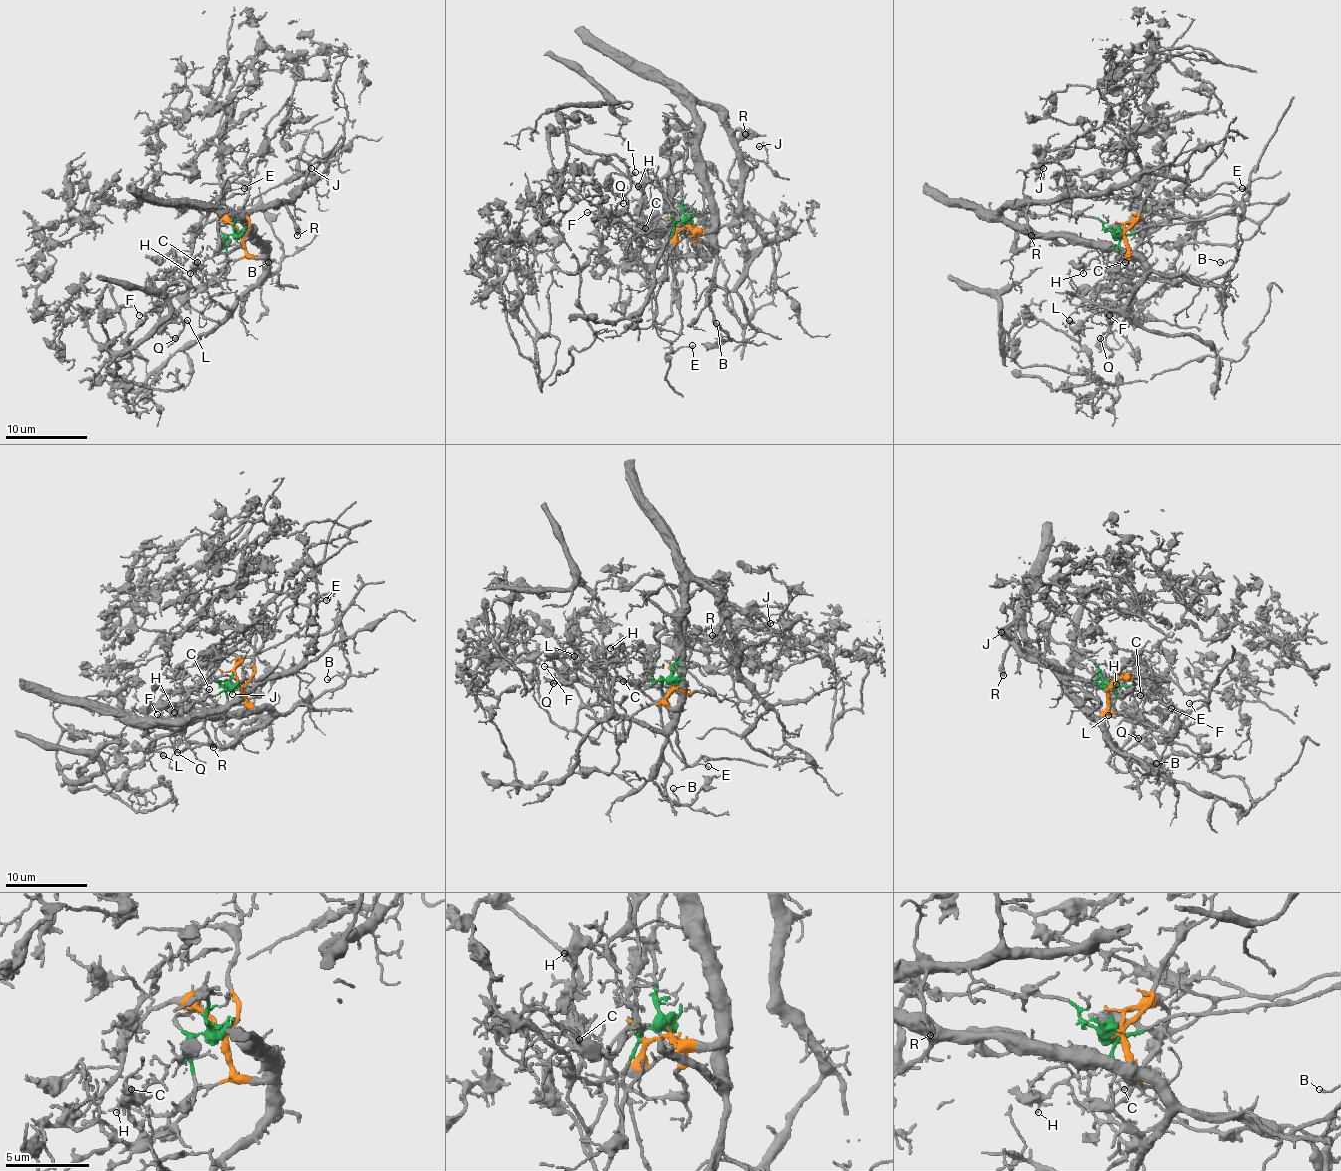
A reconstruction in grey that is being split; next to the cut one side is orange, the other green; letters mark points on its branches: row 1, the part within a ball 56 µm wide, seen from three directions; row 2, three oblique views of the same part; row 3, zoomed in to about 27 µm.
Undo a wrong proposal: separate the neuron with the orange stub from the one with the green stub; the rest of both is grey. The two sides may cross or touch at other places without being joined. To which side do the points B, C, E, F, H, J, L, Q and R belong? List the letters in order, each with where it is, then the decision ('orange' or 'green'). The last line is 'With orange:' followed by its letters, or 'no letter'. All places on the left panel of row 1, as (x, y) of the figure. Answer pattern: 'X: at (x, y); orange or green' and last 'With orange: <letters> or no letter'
B: at (268, 262); orange
C: at (197, 262); green
E: at (244, 188); green
F: at (139, 315); green
H: at (190, 273); green
J: at (311, 168); orange
L: at (187, 320); green
Q: at (175, 338); green
R: at (297, 235); orange
With orange: B, J, R

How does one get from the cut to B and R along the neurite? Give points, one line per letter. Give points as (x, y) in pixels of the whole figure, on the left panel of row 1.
B: (240, 233), (244, 248), (263, 258), (267, 274), (261, 280), (279, 266), (273, 260), (269, 262)
R: (240, 233), (246, 250), (253, 256), (261, 256), (265, 252), (250, 235), (246, 215), (283, 205), (298, 235)

